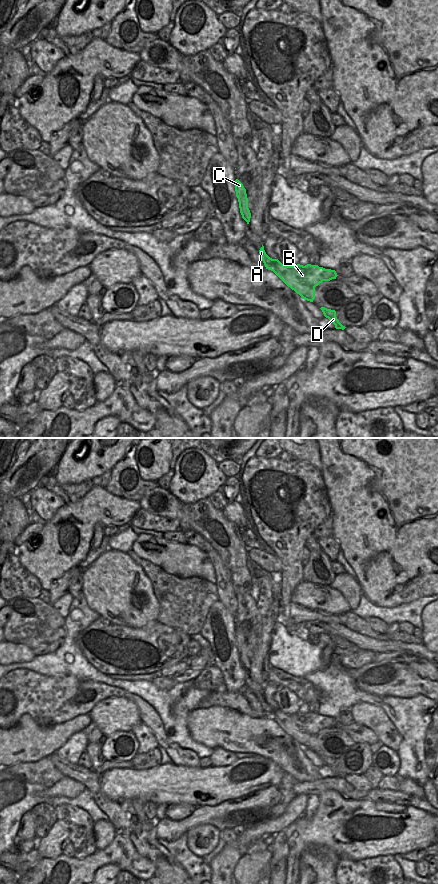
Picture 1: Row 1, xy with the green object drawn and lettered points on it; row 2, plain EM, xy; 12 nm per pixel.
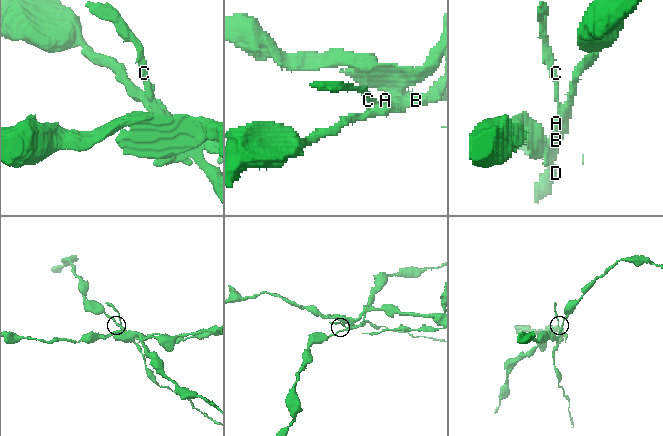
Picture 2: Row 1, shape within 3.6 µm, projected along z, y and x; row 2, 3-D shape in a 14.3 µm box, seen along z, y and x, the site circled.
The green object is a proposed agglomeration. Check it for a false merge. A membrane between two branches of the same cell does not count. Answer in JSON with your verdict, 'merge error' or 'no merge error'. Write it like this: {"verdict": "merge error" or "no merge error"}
{"verdict": "merge error"}

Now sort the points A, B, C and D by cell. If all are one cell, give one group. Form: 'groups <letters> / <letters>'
groups A B / C D

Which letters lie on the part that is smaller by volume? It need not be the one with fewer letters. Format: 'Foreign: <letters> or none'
Foreign: C, D

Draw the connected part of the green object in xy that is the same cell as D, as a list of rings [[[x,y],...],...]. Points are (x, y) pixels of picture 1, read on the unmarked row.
[[[321,755],[320,757],[322,758],[324,764],[326,766],[328,766],[335,773],[336,777],[342,777],[342,778],[344,778],[346,776],[337,767],[337,765],[336,765],[336,759],[335,758],[327,757],[325,755]]]

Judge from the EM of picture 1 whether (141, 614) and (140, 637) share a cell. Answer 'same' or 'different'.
different

